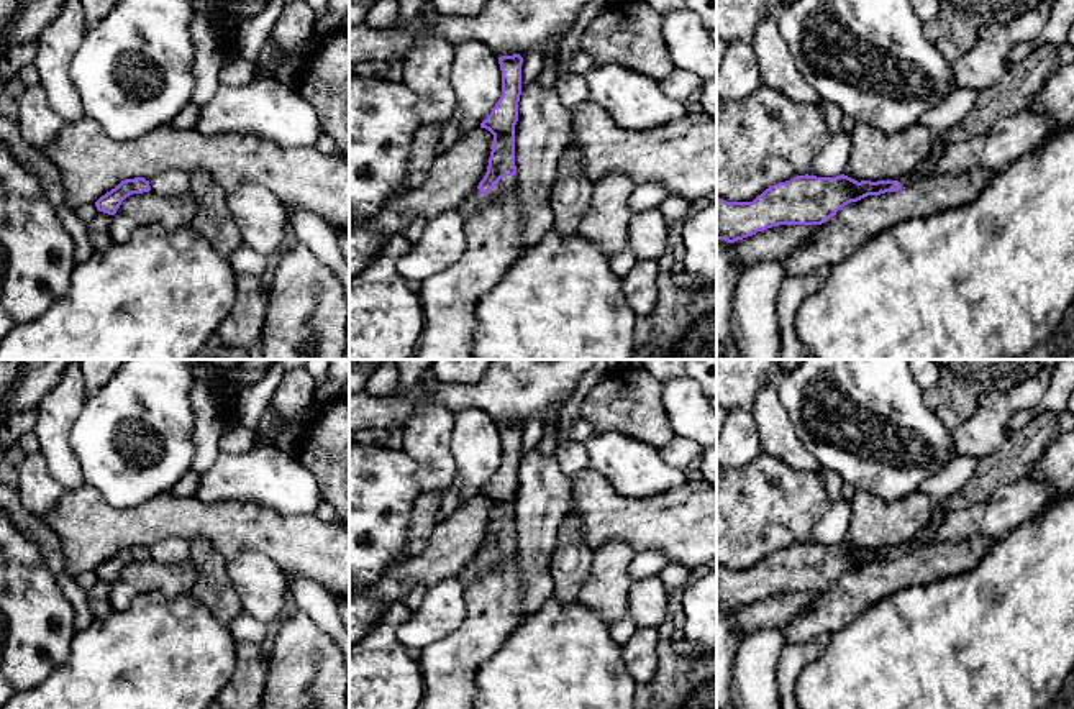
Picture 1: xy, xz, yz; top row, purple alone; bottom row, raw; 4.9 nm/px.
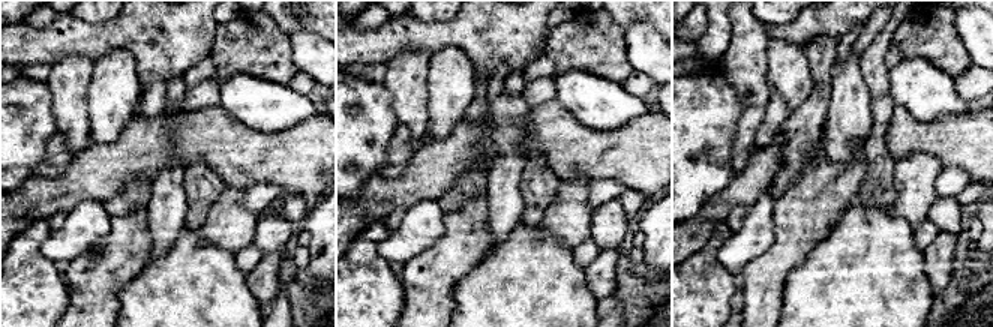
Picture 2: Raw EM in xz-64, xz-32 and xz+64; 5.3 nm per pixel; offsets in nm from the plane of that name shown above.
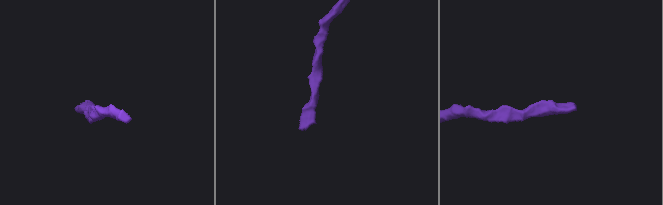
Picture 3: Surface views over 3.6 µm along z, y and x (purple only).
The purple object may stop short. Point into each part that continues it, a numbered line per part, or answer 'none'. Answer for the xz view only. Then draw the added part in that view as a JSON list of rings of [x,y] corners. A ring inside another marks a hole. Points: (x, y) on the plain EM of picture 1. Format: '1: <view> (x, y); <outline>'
1: xz (505, 553); [[[517,542],[500,547],[497,550],[497,553],[487,560],[487,563],[497,565],[497,563],[512,561],[515,558],[515,555],[517,555],[517,548],[518,548]]]

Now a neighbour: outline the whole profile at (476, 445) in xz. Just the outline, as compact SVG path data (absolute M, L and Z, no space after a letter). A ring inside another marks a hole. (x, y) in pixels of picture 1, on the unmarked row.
M464 409L456 414L449 446L456 461L456 478L462 481L459 494L462 505L480 494L502 463L498 423L484 410Z

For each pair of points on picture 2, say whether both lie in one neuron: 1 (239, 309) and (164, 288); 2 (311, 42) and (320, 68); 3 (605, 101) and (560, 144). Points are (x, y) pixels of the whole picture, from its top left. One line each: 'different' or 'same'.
1: same
2: same
3: different

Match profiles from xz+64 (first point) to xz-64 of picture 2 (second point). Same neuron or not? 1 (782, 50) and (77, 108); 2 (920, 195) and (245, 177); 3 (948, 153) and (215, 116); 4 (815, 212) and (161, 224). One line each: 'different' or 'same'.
1: different
2: different
3: same
4: different

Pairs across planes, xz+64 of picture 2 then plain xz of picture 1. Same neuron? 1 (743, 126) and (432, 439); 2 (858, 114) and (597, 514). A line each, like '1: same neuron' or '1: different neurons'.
1: different neurons
2: different neurons

